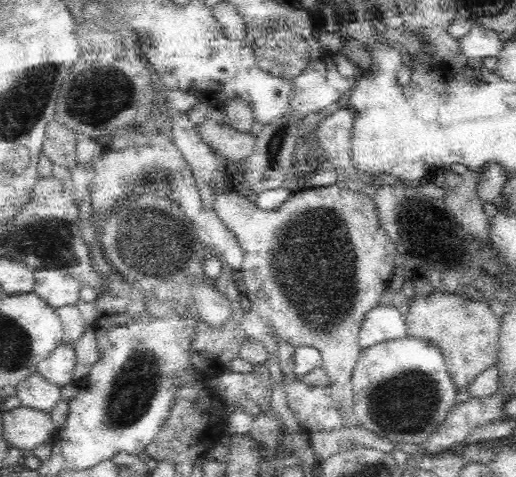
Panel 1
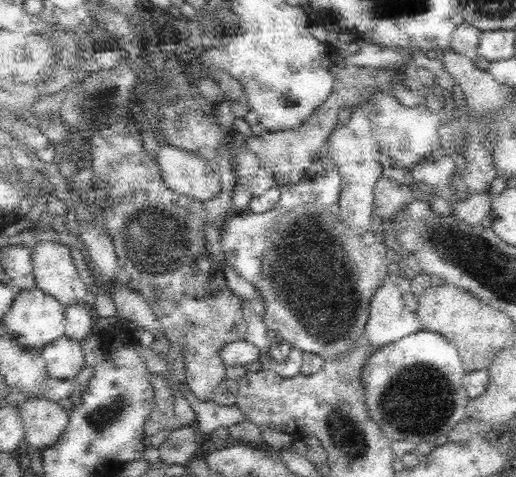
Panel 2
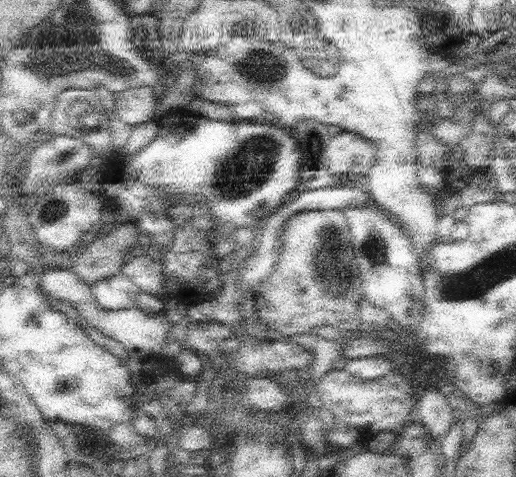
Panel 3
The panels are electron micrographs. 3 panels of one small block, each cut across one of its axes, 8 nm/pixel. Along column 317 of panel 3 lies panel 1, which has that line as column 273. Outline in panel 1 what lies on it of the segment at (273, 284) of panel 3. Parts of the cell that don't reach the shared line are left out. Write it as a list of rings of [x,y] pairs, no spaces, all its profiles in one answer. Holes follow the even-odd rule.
[[[338,182],[331,184],[327,187],[310,187],[307,189],[300,189],[296,192],[292,192],[291,196],[274,210],[264,210],[260,208],[256,203],[250,201],[245,196],[240,196],[237,192],[231,192],[228,190],[222,190],[214,196],[213,204],[214,210],[218,215],[218,218],[222,220],[223,224],[233,232],[234,237],[237,239],[238,245],[244,251],[243,263],[241,264],[241,280],[244,280],[244,288],[246,288],[246,296],[251,303],[251,311],[263,320],[268,329],[276,330],[278,338],[289,342],[292,346],[309,346],[320,351],[321,364],[328,374],[329,389],[333,398],[333,401],[337,404],[338,410],[341,412],[345,424],[352,424],[357,422],[354,418],[352,406],[353,401],[353,387],[352,376],[355,367],[355,362],[362,354],[363,348],[359,345],[359,330],[361,329],[363,320],[368,314],[368,311],[378,306],[380,295],[384,294],[390,287],[392,276],[397,269],[394,267],[394,258],[396,258],[397,251],[396,246],[392,243],[392,240],[385,234],[384,229],[380,226],[377,212],[373,201],[363,191],[356,188],[348,188]]]

